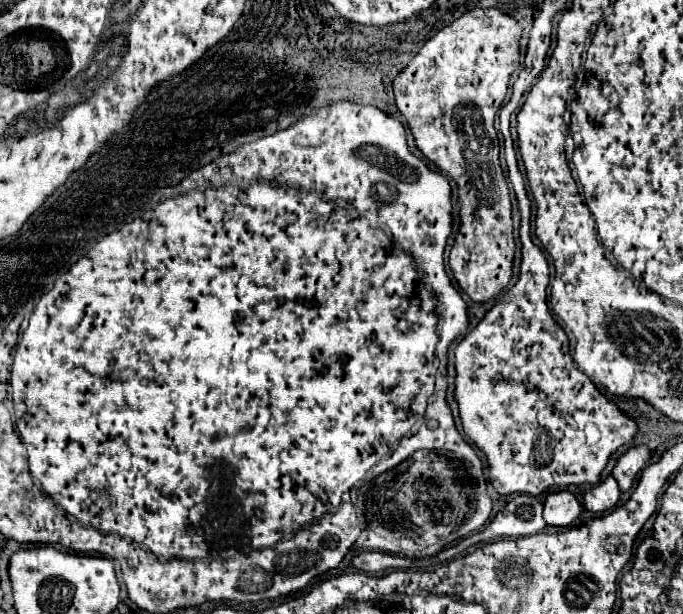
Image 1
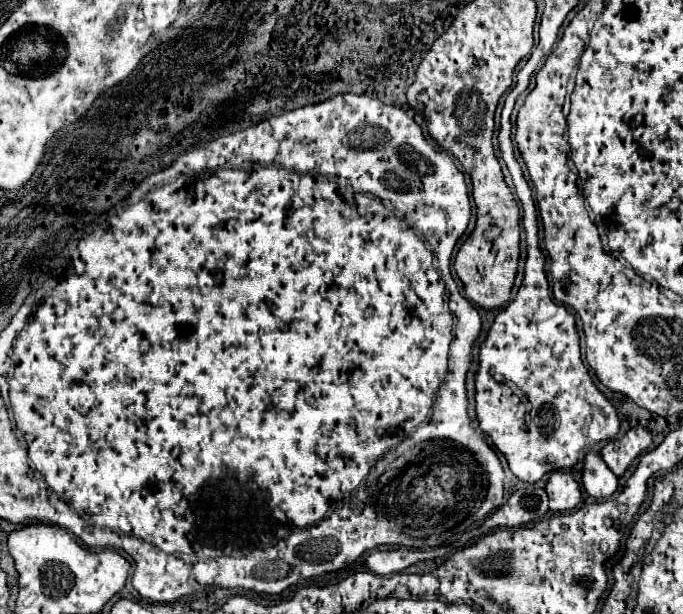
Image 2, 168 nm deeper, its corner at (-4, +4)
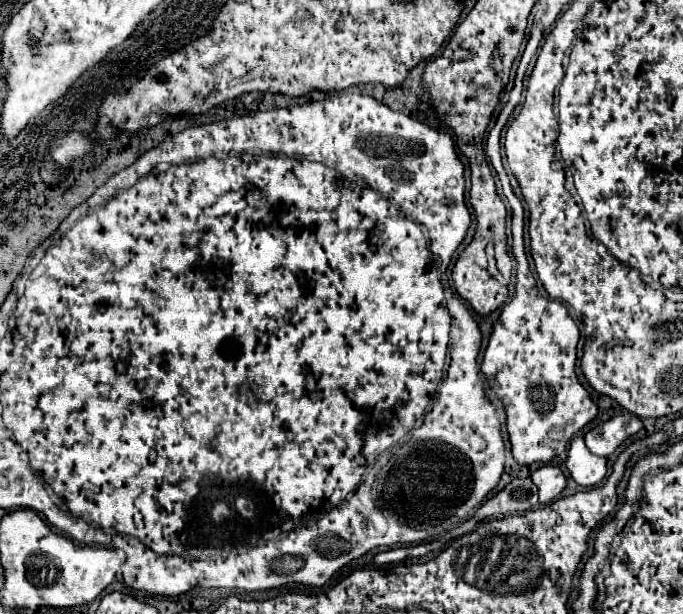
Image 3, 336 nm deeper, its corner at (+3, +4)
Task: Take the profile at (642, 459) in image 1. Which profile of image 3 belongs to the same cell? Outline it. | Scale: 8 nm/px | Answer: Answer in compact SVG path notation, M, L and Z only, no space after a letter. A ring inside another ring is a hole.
M615 416L589 430L585 434L585 444L593 454L609 458L625 440L629 440L633 434L639 434L641 428L643 424L637 416Z

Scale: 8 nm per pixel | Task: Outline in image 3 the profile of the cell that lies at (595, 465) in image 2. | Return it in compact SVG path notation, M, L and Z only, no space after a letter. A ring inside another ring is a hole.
M573 438L569 452L567 452L567 470L571 478L585 488L599 486L607 474L607 460L593 456L587 448L583 438Z

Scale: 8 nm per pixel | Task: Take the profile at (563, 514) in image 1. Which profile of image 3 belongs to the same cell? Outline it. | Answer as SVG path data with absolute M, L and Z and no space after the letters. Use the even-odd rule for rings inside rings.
M541 466L531 474L535 486L539 488L539 502L549 504L561 496L561 492L567 486L567 480L557 466Z

